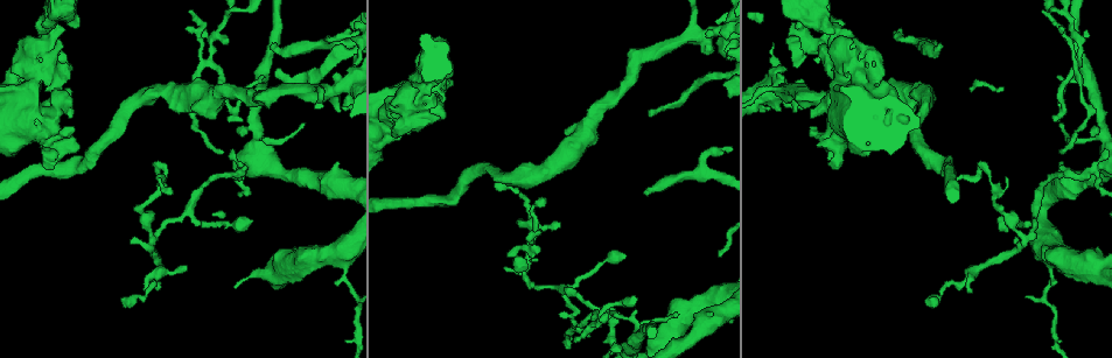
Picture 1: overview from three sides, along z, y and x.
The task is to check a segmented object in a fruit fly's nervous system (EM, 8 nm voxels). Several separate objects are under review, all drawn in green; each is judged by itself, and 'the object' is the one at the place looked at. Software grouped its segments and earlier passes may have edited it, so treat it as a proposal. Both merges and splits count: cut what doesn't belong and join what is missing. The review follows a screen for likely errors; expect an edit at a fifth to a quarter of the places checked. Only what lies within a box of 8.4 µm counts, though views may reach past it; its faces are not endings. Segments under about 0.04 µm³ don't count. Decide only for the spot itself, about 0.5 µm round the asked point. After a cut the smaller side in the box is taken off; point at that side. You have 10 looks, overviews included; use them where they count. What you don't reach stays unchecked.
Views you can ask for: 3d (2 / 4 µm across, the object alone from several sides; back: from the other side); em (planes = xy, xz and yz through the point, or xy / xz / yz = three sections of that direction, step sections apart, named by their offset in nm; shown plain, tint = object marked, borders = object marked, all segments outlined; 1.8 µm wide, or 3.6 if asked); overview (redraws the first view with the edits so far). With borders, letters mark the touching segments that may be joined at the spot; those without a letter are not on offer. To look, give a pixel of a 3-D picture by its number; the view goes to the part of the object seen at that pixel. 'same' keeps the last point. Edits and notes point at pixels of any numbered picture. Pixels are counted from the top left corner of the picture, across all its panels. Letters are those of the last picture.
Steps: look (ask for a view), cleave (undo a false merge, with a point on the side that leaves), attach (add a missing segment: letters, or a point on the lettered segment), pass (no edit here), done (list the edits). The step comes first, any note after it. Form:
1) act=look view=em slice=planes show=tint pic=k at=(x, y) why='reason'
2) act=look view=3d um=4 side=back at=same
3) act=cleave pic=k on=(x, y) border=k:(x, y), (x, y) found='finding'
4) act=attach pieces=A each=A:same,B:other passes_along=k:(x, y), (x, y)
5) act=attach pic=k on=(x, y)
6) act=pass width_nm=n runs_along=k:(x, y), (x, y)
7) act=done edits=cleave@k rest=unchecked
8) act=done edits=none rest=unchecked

act=look view=em slice=planes show=tint pic=1 at=(1061, 152)

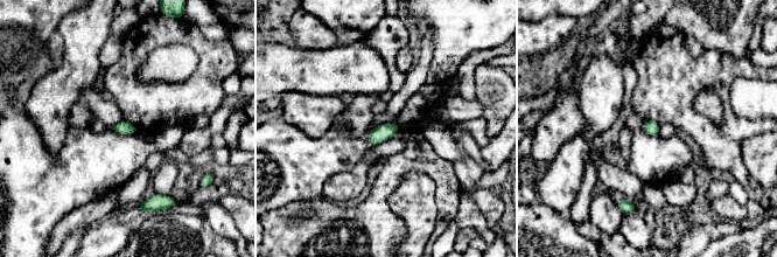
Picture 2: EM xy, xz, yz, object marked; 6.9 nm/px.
act=look view=em slice=planes show=borders at=same

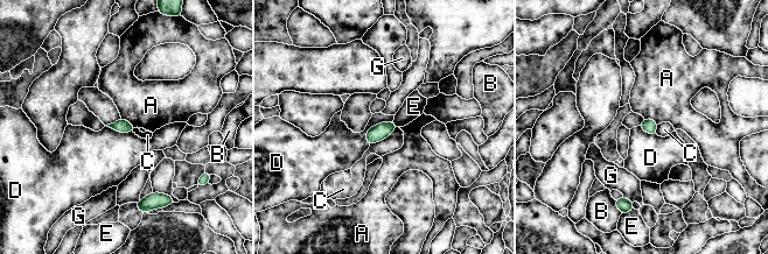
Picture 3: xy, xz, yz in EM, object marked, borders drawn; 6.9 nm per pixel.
act=pass each=A:other,B:other,C:other,D:other,E:other,G:other border=3:(392, 120), (371, 126), (365, 142) found='none of them fits'

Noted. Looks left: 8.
act=look view=3d um=2 pic=1 at=(652, 116) why='end of a long branch'

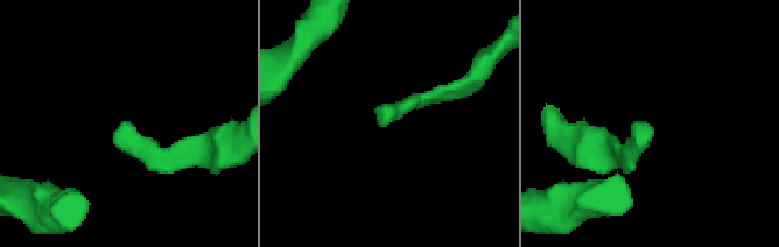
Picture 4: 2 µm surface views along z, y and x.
act=look view=em slice=planes show=borders pic=4 at=(118, 134) why='now the EM'

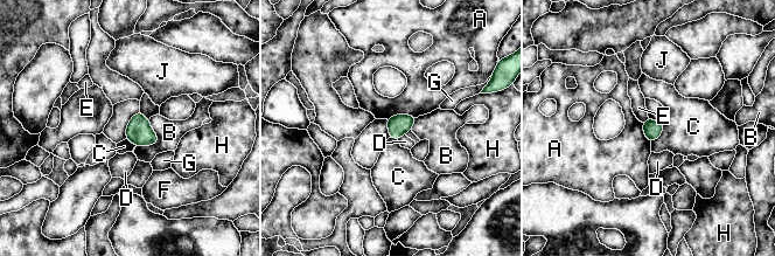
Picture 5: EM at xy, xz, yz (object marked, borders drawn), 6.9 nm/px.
act=pass each=A:other,B:other,C:other,D:other,E:other,F:other,G:other,H:other,J:other border=5:(648, 117), (643, 123) found='none of them fits'

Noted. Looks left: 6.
act=look view=em slice=xy step=16 show=borders pic=1 at=(782, 92) why='a fork'

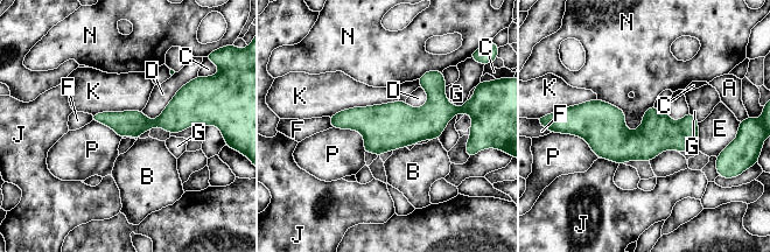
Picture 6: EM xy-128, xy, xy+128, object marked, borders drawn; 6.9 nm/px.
act=pass width_nm=180 each=A:other,B:other,C:other,D:other,E:other,F:other,G:other,J:other,K:other,N:other,P:other found='continuous, no second neuron'

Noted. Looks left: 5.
act=look view=em slice=planes show=tint pic=1 at=(51, 30) why='thick turns thin'

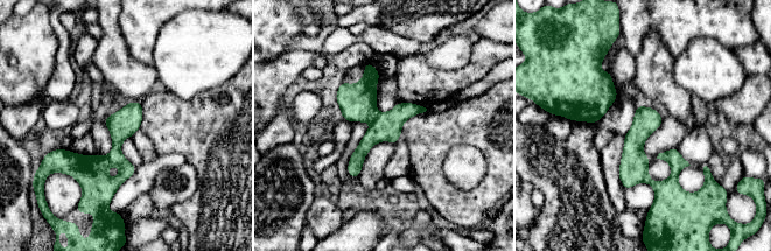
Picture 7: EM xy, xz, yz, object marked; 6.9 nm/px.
act=look view=em slice=planes show=borders at=same

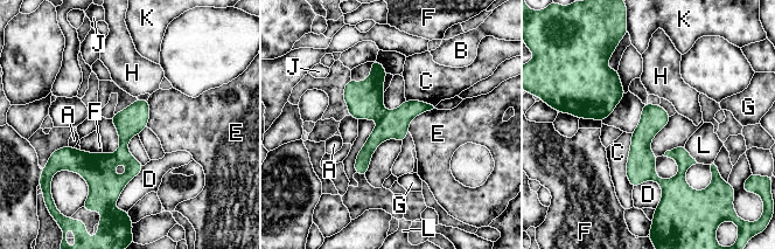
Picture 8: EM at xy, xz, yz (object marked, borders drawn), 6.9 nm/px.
act=cleave pic=8 on=(364, 99) width_nm=180 longest_contact=C:380nm each=A:other,B:other,C:other,D:other,E:other,F:other,G:other,H:other,J:other,K:other,L:other found='two neurons meet here'

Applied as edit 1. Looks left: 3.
act=done edits=cleave@8 rest=unchecked

